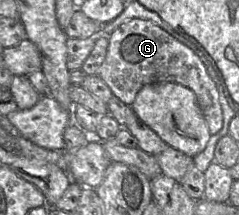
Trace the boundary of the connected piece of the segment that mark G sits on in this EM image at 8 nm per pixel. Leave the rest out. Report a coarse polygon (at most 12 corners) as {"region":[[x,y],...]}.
{"region":[[150,20],[112,32],[98,76],[129,106],[145,85],[195,93],[209,133],[219,93],[190,48]]}

